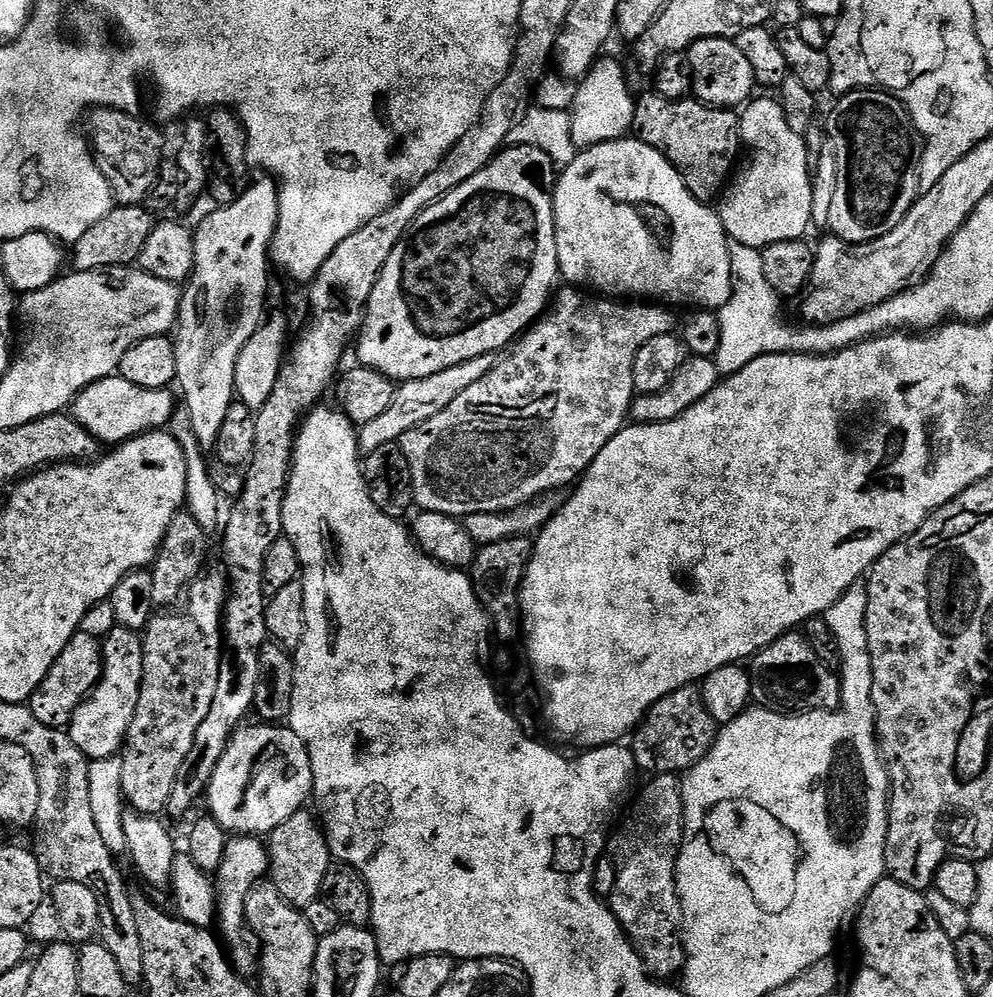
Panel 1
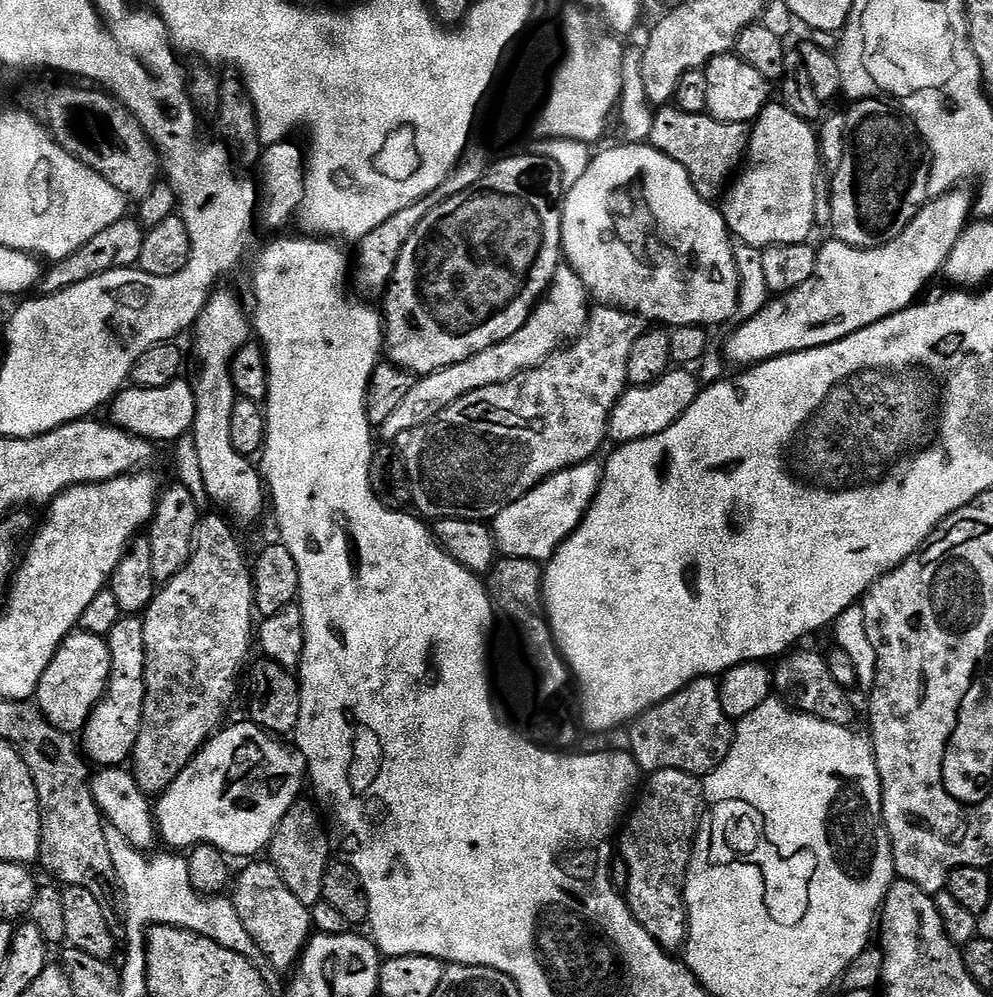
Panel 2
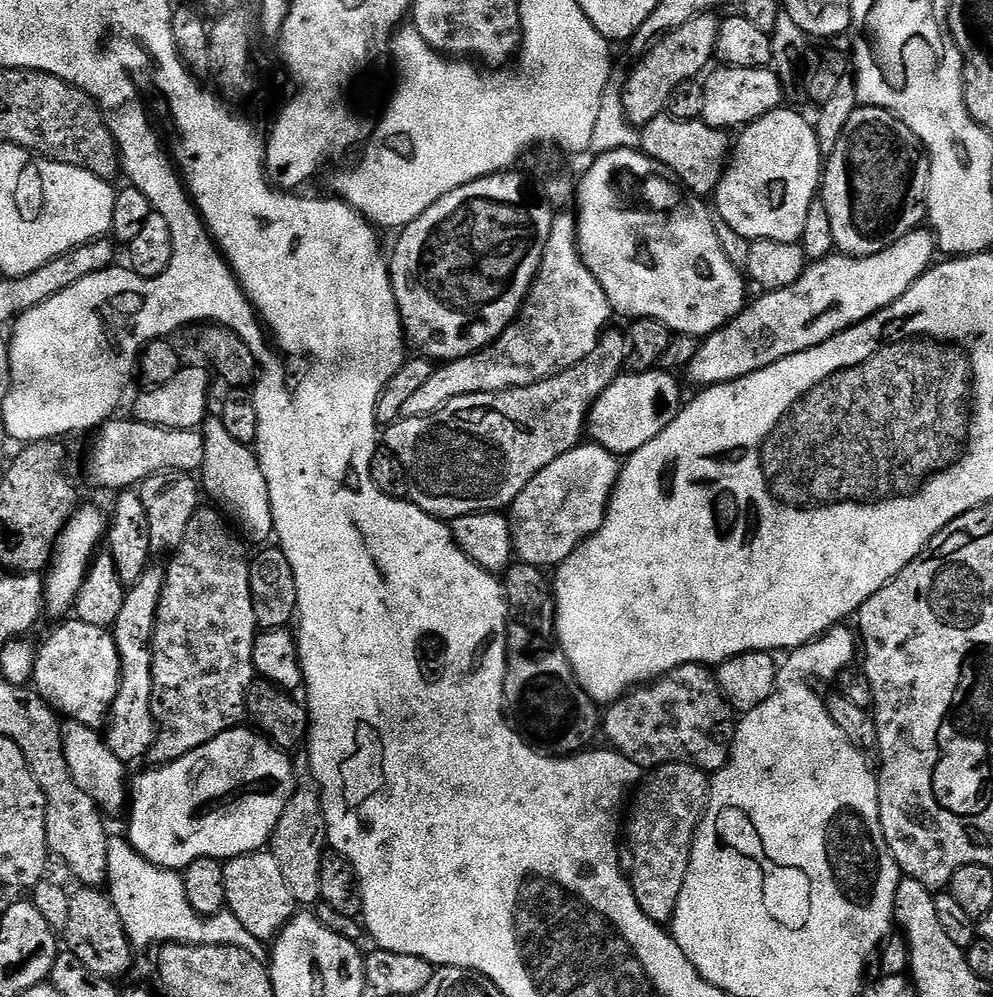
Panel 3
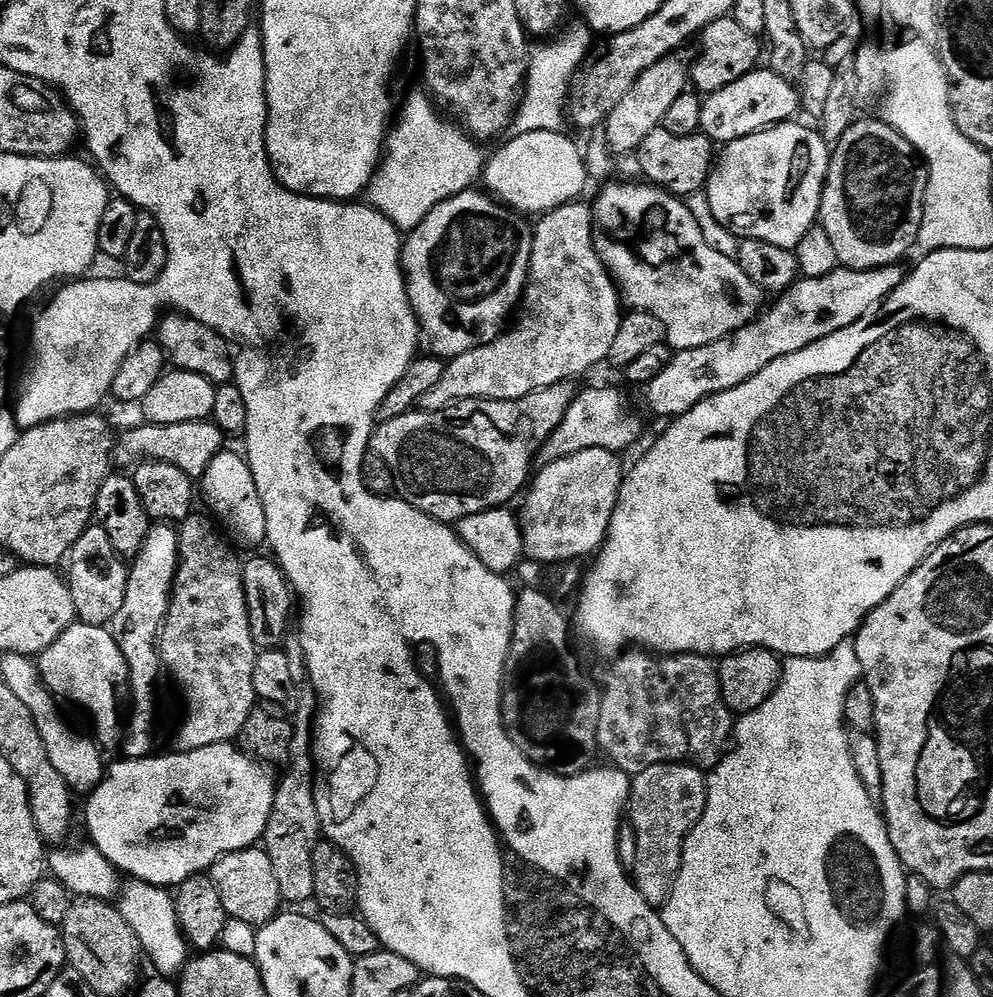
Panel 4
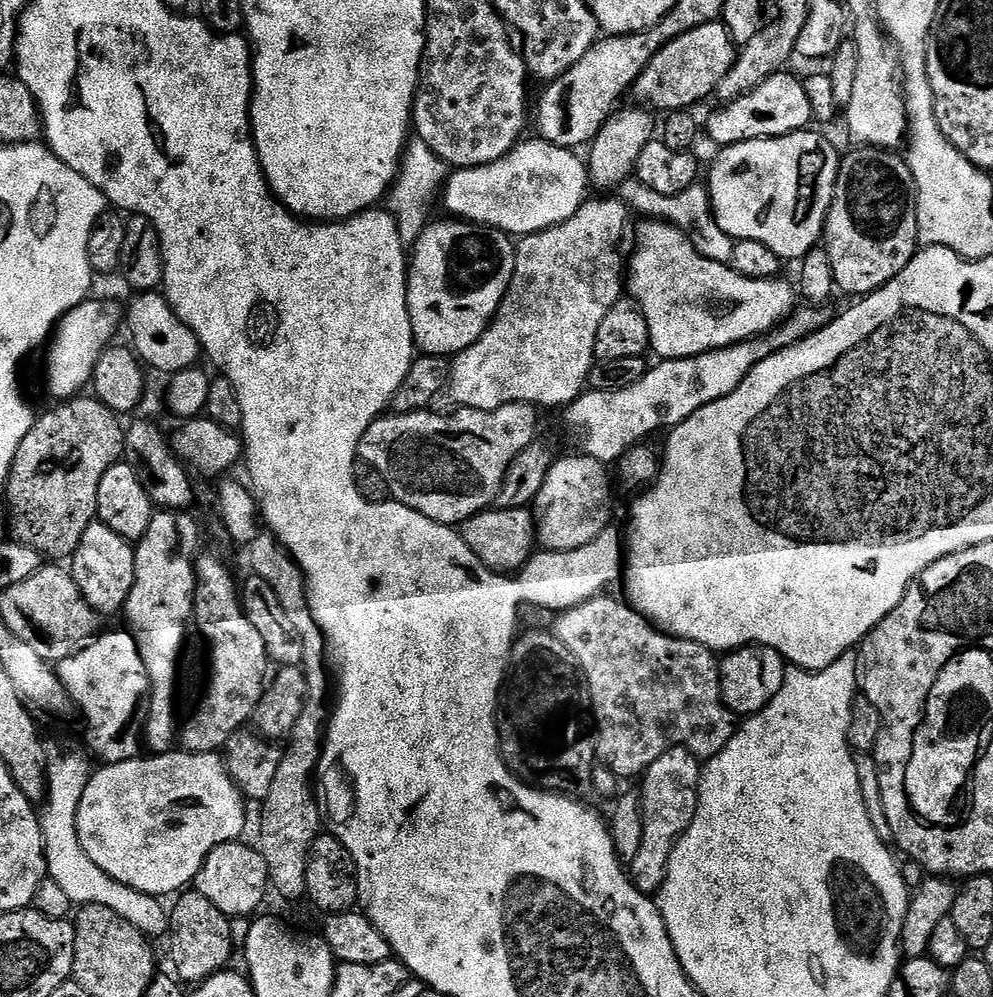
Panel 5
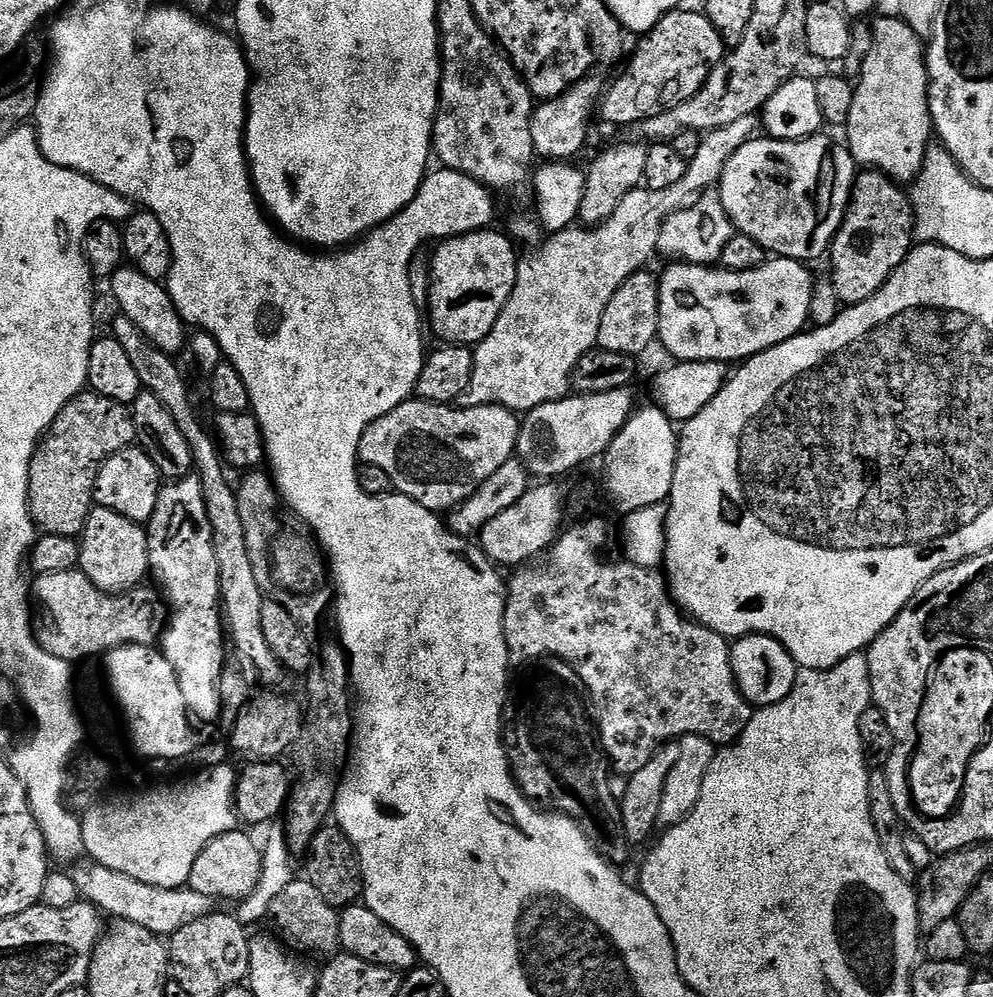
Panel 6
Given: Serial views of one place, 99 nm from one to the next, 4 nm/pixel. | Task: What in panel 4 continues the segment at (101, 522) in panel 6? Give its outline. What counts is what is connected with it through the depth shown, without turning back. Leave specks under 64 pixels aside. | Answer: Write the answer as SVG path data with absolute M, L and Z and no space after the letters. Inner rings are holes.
M98 526L88 527L82 534L82 538L74 542L70 559L66 564L67 568L66 579L70 594L74 598L77 621L90 626L108 628L114 614L118 614L122 601L126 599L129 565L125 557L120 556L118 550L114 550L106 530Z

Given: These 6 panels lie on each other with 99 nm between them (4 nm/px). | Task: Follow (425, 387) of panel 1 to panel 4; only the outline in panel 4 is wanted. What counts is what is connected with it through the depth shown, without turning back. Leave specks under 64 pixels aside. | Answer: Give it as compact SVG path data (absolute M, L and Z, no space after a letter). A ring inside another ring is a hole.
M580 203L560 204L553 212L543 213L537 219L540 221L532 228L528 280L524 283L522 311L515 317L516 325L514 320L511 327L490 343L451 357L445 363L444 377L438 386L420 399L419 407L423 411L441 412L462 400L517 400L540 388L575 381L575 376L584 376L595 364L603 365L607 361L622 319L622 296L596 249L592 204Z

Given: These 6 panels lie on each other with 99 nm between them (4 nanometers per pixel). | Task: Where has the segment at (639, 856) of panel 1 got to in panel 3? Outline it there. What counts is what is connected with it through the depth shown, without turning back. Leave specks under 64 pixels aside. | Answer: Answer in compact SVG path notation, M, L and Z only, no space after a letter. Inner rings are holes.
M665 764L645 776L648 777L641 782L628 816L626 852L634 860L630 883L642 914L664 926L671 921L678 906L678 894L682 894L686 882L696 827L708 807L710 780L701 769L690 764Z

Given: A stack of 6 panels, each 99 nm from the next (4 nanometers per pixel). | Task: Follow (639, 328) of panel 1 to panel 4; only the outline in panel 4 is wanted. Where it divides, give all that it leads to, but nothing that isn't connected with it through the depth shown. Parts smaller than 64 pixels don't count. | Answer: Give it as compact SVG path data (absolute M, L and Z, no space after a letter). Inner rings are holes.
M568 382L555 384L549 388L540 388L537 392L531 392L517 400L462 400L458 404L453 404L450 408L442 409L441 412L413 410L402 414L402 418L394 418L385 424L377 423L370 436L370 452L371 455L382 458L382 462L386 462L386 466L390 466L390 474L396 483L395 495L399 499L405 500L410 508L416 508L423 512L425 516L430 516L434 520L455 522L462 519L463 516L485 512L491 508L502 508L511 505L513 503L511 500L525 491L526 485L530 480L528 471L532 468L532 460L534 464L541 446L548 441L550 434L554 434L558 422L562 422L570 402L576 396L577 389L572 387L573 385Z

